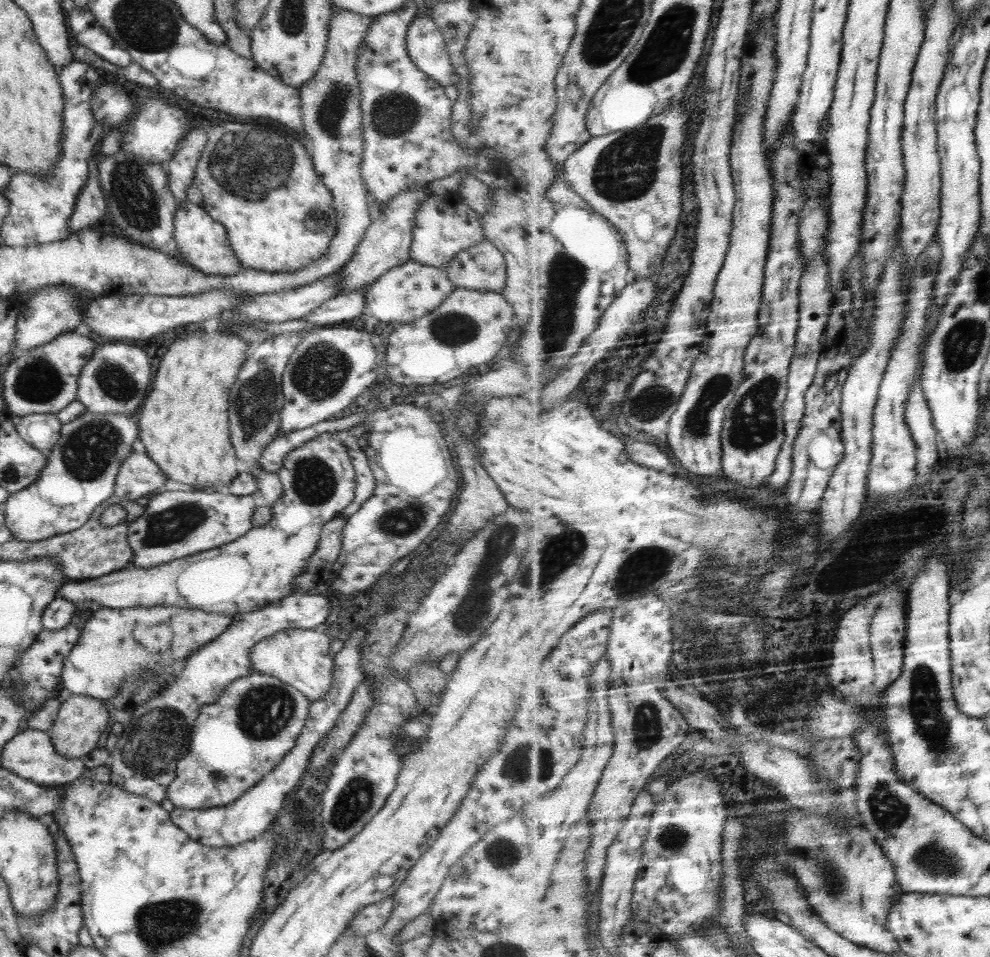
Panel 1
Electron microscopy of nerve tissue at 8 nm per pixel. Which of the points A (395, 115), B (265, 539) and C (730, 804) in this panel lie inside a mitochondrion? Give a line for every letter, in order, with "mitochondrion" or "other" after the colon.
A: mitochondrion
B: other
C: other

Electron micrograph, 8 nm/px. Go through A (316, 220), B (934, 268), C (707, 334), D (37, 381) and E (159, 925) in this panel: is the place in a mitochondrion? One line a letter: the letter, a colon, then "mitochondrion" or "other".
A: mitochondrion
B: other
C: other
D: mitochondrion
E: mitochondrion

